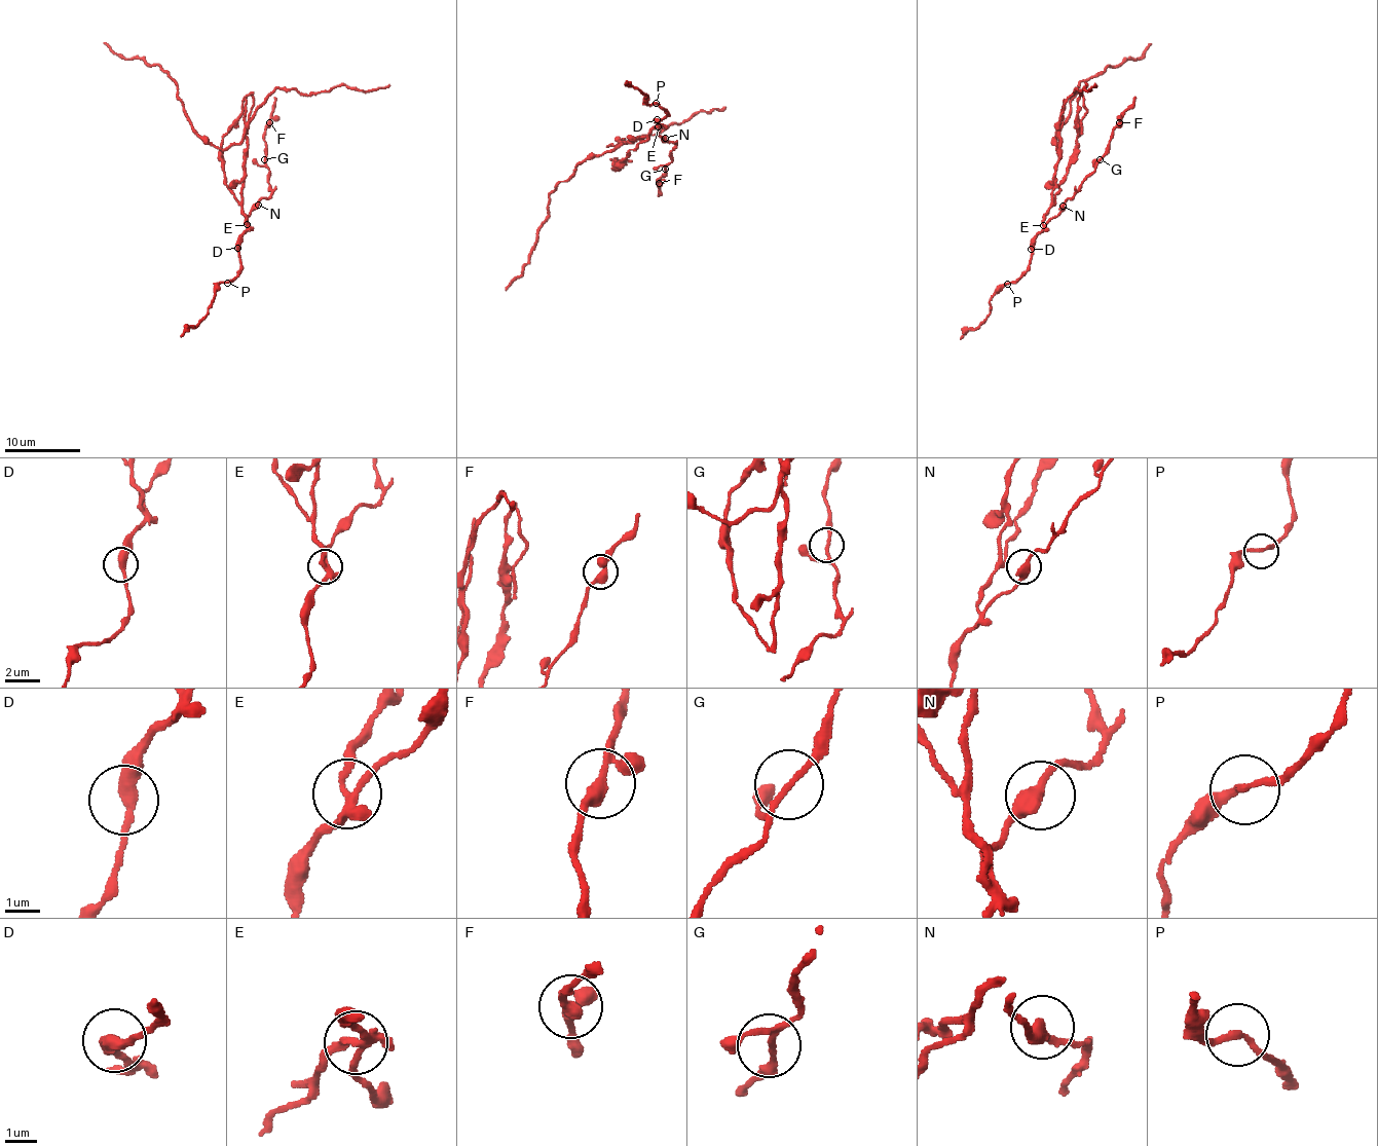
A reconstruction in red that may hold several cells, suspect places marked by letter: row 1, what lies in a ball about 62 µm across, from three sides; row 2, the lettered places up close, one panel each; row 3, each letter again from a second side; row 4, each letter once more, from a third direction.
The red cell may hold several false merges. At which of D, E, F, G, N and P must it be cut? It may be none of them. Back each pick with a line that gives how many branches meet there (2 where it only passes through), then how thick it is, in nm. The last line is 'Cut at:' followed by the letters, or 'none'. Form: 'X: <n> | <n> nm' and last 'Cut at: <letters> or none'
E: 3 | 240 nm
Cut at: E

